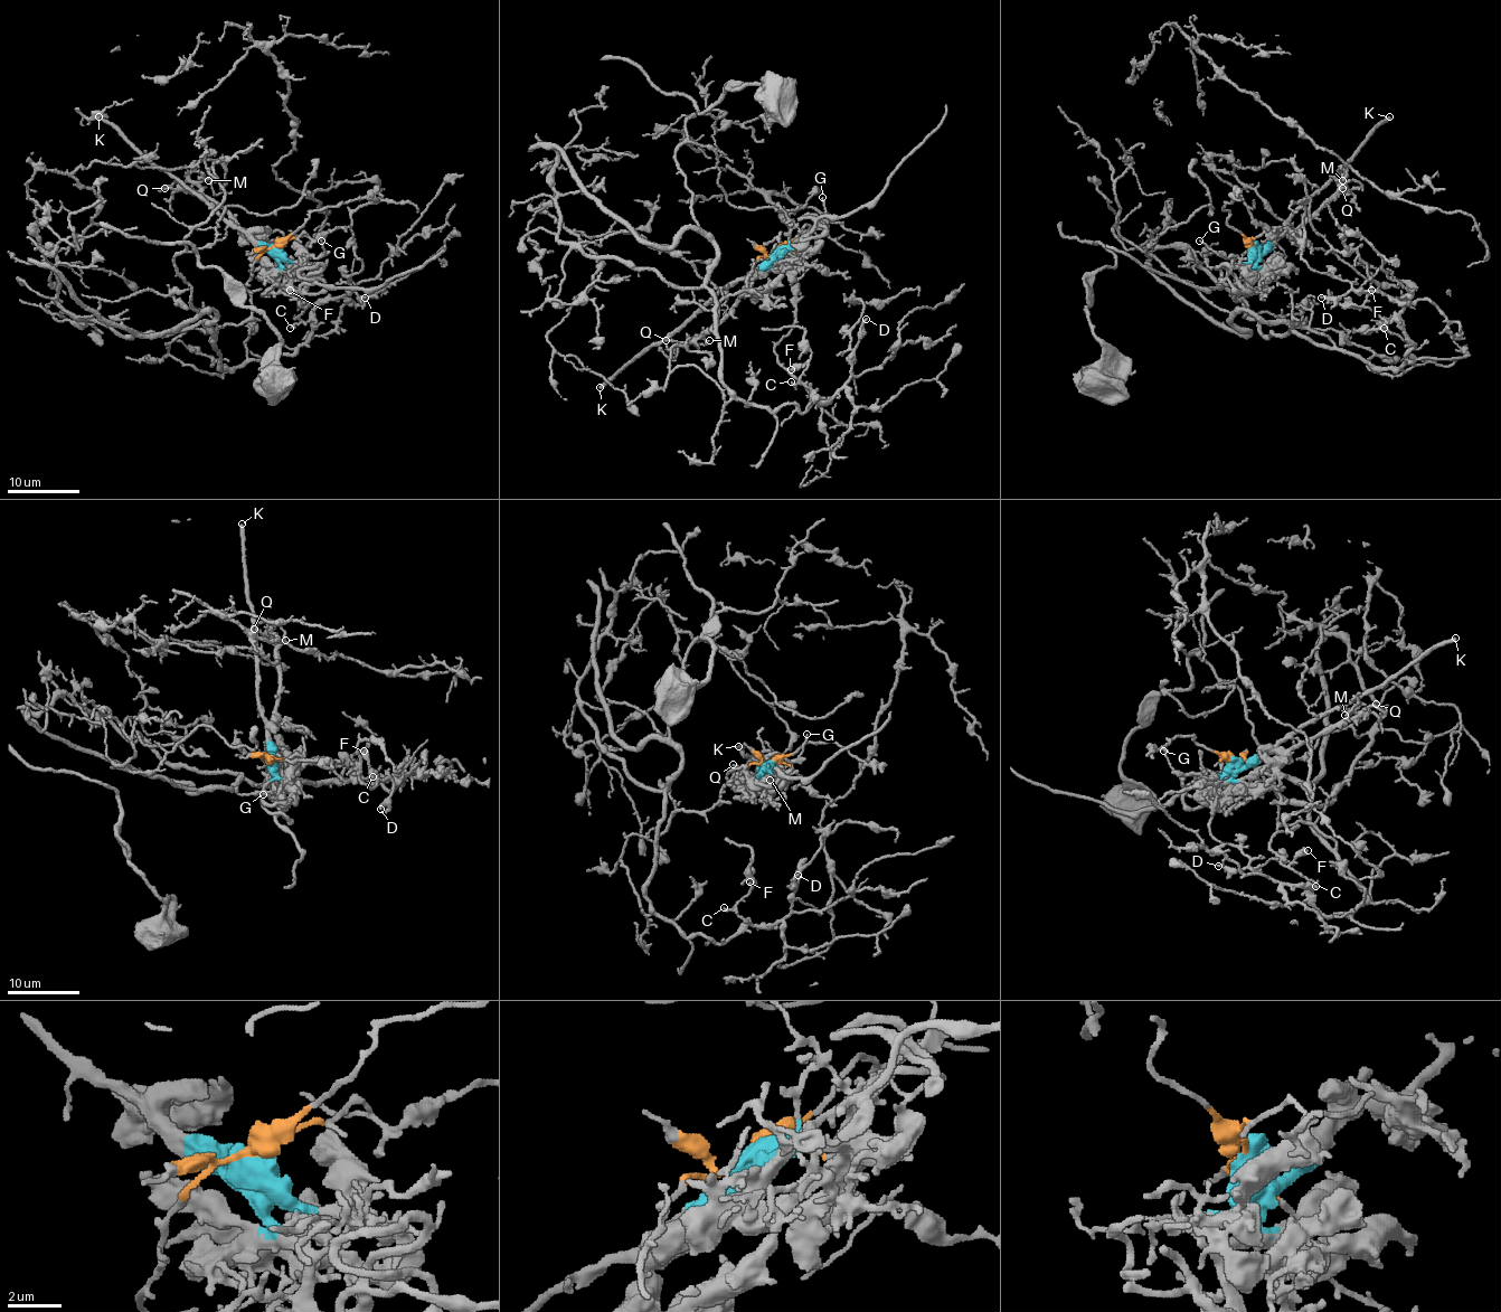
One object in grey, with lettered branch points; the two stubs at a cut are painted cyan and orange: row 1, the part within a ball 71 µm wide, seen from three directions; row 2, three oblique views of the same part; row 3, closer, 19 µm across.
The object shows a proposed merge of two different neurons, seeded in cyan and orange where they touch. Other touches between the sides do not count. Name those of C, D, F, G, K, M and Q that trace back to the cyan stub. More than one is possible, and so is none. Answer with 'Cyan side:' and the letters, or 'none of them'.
Cyan side: G, K, M, Q

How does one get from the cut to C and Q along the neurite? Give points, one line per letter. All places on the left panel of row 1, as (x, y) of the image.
C: (274, 247), (245, 285), (251, 314), (210, 343), (220, 367), (267, 361), (311, 332), (311, 321), (291, 327)
Q: (274, 247), (267, 248), (218, 206), (196, 192), (163, 189)

